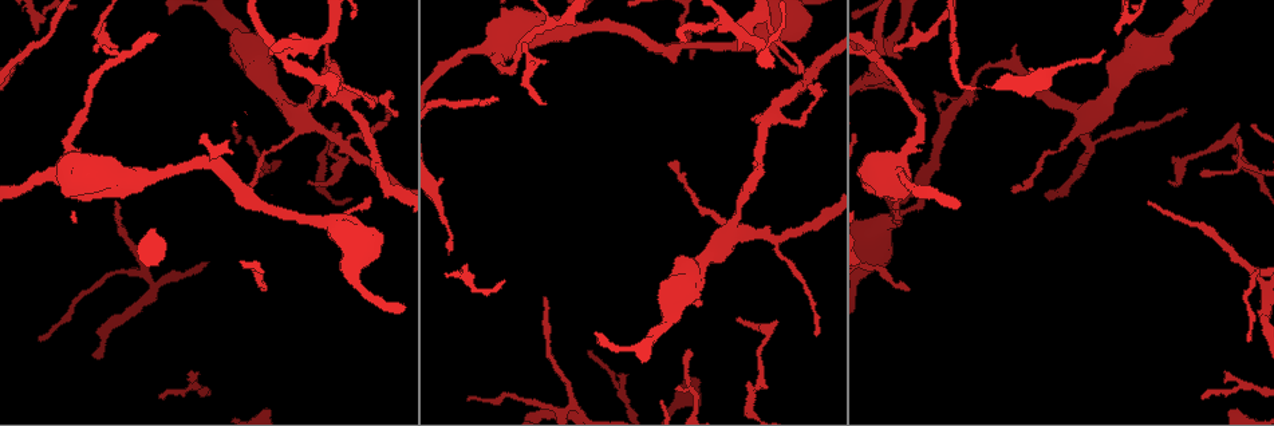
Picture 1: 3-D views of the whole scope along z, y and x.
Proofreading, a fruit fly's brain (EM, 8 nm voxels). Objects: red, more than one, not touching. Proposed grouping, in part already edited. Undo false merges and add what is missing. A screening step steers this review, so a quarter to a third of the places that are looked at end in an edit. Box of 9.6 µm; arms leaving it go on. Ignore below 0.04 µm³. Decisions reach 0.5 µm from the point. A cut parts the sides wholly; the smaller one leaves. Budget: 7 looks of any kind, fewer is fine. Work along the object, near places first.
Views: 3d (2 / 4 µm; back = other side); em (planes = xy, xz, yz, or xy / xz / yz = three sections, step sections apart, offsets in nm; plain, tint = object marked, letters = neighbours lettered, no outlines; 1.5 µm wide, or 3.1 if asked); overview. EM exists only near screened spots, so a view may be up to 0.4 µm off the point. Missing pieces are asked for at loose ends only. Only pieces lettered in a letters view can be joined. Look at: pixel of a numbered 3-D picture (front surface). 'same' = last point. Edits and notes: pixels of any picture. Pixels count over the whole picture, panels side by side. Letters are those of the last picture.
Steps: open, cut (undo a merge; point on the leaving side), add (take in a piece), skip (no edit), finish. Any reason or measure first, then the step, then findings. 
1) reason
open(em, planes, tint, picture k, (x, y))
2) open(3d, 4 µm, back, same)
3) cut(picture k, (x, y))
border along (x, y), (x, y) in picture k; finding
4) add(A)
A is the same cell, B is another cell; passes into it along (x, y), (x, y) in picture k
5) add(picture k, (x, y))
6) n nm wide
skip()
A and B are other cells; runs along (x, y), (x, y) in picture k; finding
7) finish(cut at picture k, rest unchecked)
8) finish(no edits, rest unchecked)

thick turns thin
open(em, xy, step 4, tint, picture 1, (498, 51))

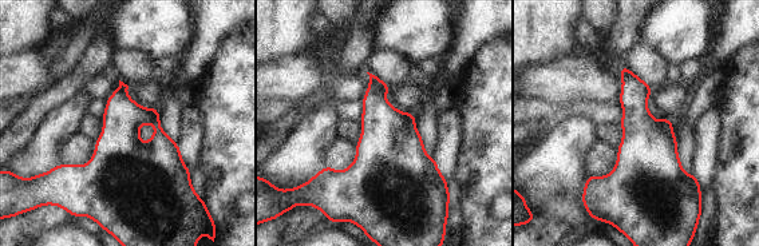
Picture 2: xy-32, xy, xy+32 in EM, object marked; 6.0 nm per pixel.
open(em, planes, letters, same)

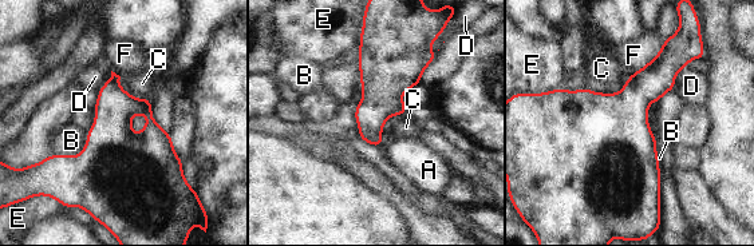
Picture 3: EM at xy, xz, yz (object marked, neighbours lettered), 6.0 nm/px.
360 nm wide
skip()
A, B, C, D, E and F are other cells; all the same neuron

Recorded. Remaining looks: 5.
sharp bend
open(3d, 4 µm, back, picture 1, (120, 56))

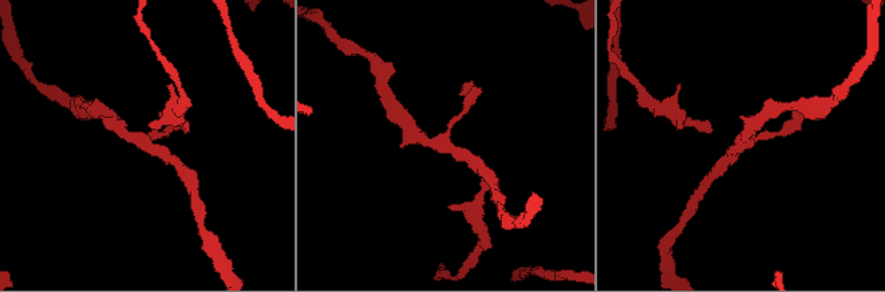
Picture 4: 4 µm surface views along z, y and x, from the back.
now the EM
open(em, xy, step 8, tint, picture 4, (143, 141))

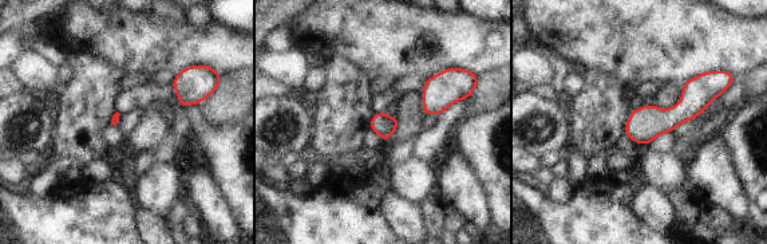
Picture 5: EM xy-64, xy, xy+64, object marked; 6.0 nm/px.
cut it another way
open(em, planes, letters, same)

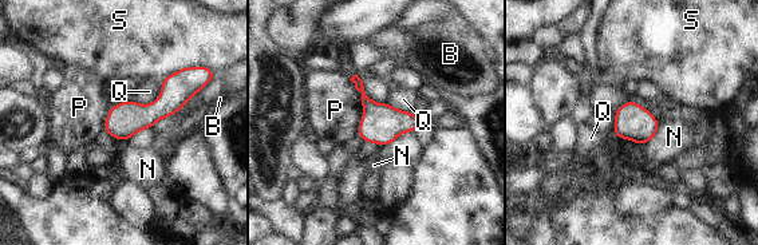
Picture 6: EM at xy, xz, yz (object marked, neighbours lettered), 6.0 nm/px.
skip()
B, N, P, Q and S are other cells; runs along (189, 83), (152, 114), (107, 126) in picture 6; one neuron here

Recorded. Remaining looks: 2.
four-way junction
open(em, planes, letters, picture 1, (712, 27))

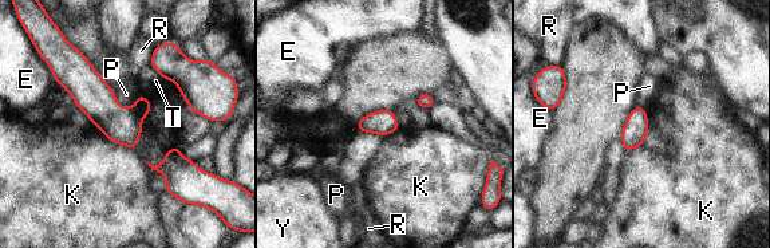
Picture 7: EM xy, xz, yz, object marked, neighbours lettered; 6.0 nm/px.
cut(picture 7, (122, 125))
E, K, P, R, T and Y are other cells; the part that leaves runs along (76, 66), (81, 79), (131, 145) in picture 7; a second neuron is stuck on

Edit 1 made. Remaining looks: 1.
finish(cut at picture 7, rest unchecked)

